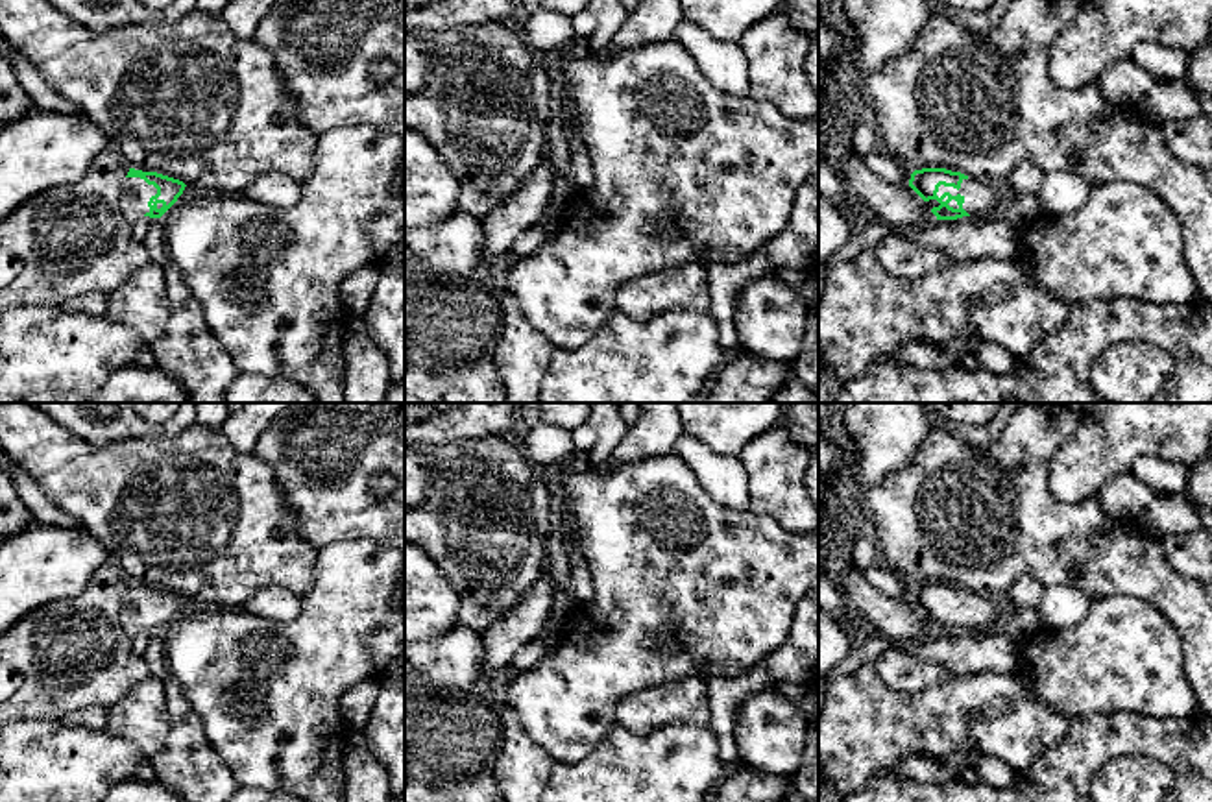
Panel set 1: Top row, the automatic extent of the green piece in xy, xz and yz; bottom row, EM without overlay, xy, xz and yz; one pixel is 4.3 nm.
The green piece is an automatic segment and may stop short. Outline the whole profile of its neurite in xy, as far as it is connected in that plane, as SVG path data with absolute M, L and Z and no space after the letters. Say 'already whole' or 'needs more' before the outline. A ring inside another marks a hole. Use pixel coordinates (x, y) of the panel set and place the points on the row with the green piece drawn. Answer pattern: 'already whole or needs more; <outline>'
needs more; M129 168L118 196L120 213L129 222L142 216L161 218L177 201L185 187L179 179Z

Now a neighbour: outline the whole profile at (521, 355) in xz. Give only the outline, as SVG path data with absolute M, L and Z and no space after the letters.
M501 294L503 325L493 360L503 377L508 403L541 403L539 388L554 346L532 327L515 298Z

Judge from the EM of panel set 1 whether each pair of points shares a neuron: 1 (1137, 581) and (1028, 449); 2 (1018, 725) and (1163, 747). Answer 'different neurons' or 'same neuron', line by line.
1: same neuron
2: different neurons

